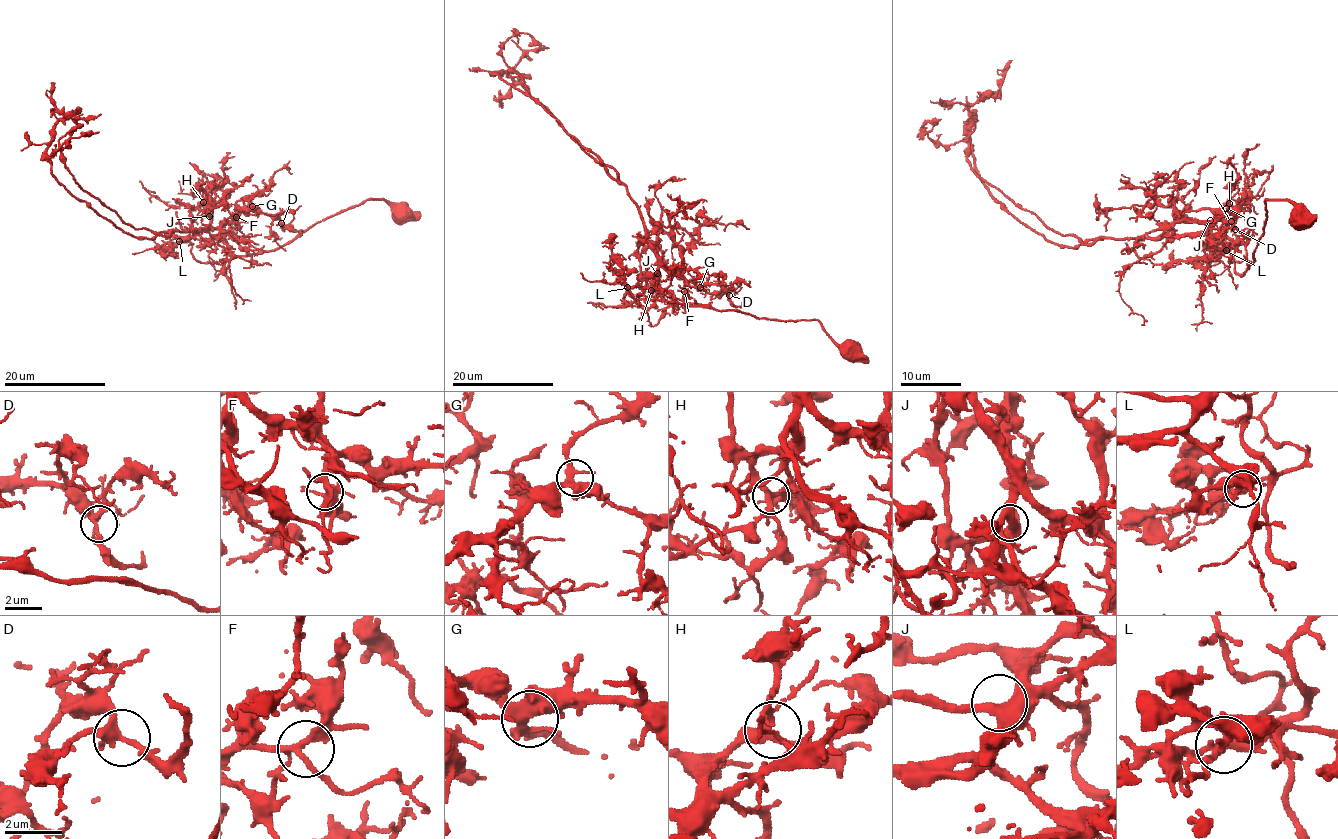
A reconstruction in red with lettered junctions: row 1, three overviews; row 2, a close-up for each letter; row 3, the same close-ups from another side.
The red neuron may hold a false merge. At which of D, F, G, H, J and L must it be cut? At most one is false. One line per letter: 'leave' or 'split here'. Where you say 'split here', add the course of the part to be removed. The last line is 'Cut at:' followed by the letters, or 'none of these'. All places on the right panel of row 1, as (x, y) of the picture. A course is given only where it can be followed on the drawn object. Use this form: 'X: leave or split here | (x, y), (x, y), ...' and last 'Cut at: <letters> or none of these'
D: leave
F: leave
G: leave
H: leave
J: leave
L: split here | (1226, 250), (1211, 257), (1175, 260), (1161, 269)
Cut at: L

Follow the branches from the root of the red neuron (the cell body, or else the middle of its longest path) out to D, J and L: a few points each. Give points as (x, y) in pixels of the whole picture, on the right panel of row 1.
D: (1303, 215), (1287, 200), (1266, 200), (1252, 262), (1241, 241), (1201, 233), (1222, 211), (1235, 229)
J: (1303, 215), (1287, 200), (1266, 200), (1264, 233), (1252, 262), (1241, 241), (1219, 242), (1208, 232), (1210, 220)
L: (1303, 215), (1287, 200), (1266, 200), (1253, 260), (1241, 241), (1226, 250)

